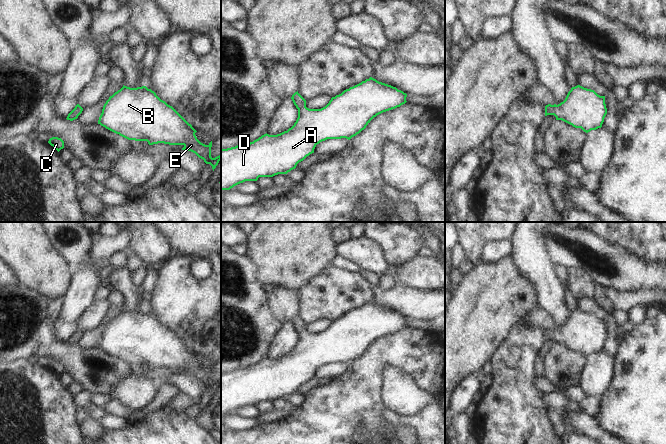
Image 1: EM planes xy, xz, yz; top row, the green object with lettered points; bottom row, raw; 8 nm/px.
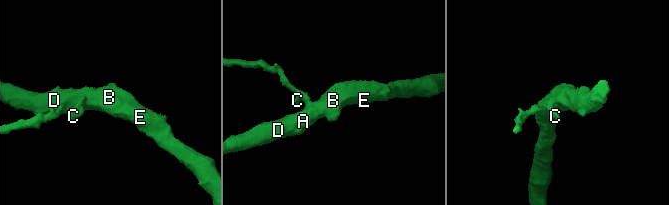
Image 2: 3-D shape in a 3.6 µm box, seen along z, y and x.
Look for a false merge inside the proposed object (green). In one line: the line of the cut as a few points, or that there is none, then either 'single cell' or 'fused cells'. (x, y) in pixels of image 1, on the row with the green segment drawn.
no cut; single cell

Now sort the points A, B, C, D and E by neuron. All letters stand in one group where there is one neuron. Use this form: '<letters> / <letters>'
A B C D E

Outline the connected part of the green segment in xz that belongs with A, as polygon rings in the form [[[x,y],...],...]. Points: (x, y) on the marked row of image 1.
[[[370,77],[361,83],[332,97],[321,109],[309,109],[306,100],[297,92],[291,99],[298,109],[298,118],[287,131],[277,135],[264,134],[245,145],[221,149],[221,190],[230,190],[245,181],[257,181],[259,177],[287,174],[297,164],[314,153],[317,144],[327,139],[350,140],[359,134],[377,115],[405,104],[407,94],[396,87]]]

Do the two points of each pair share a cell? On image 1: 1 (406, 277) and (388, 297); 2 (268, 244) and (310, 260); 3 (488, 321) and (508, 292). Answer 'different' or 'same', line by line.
1: different
2: same
3: same

